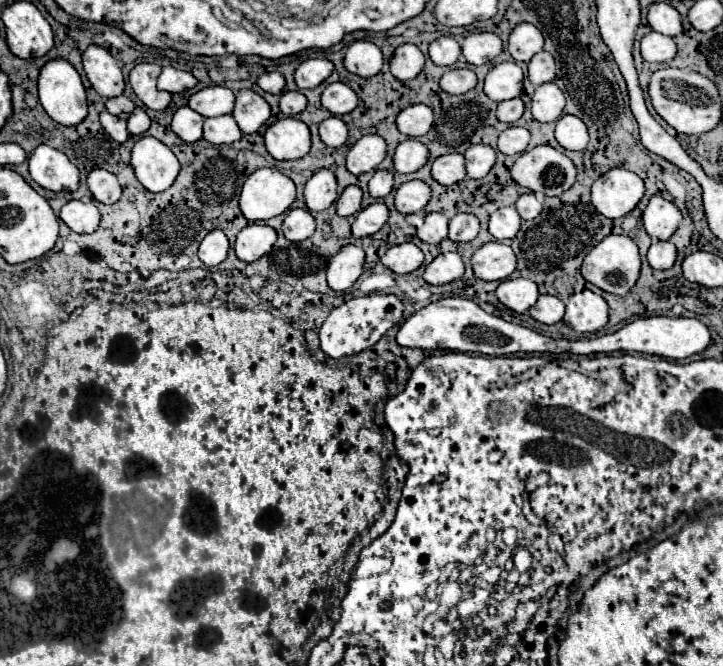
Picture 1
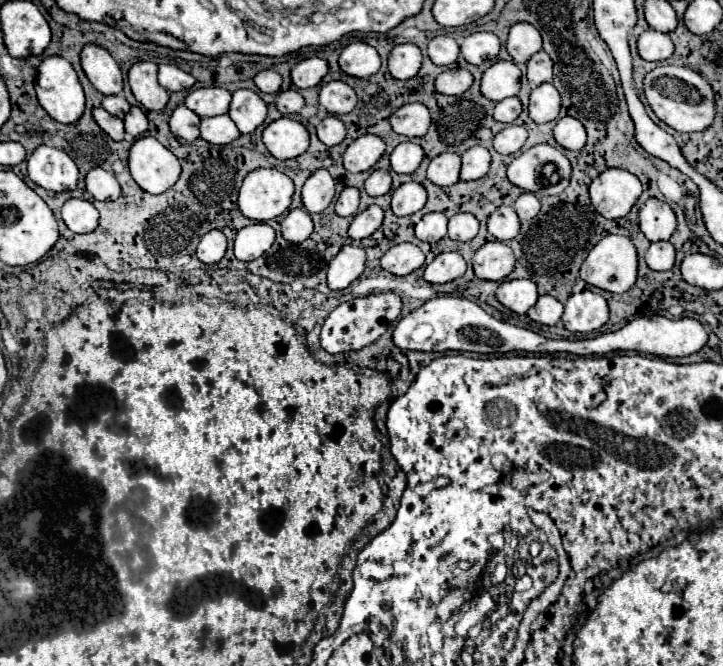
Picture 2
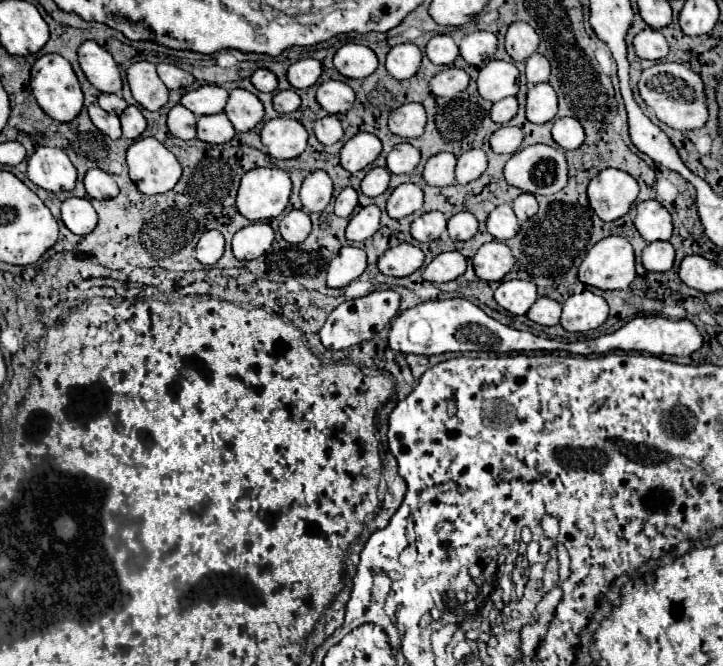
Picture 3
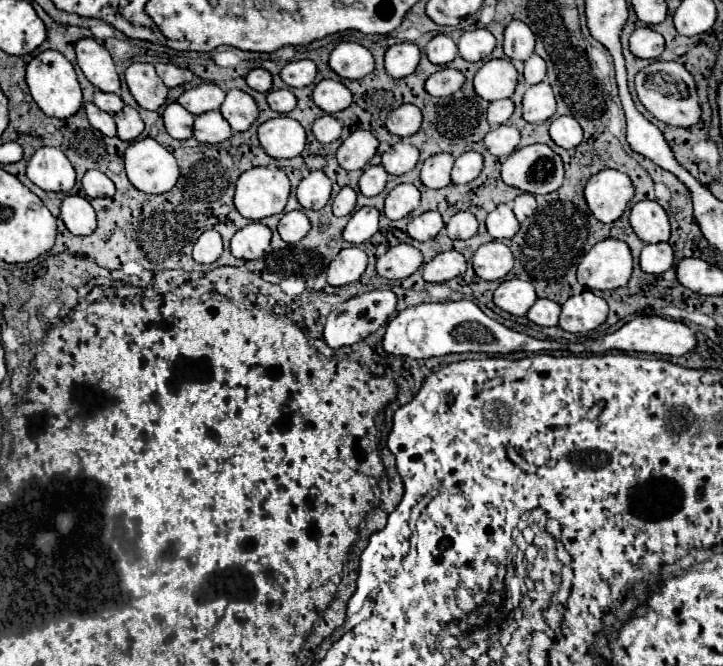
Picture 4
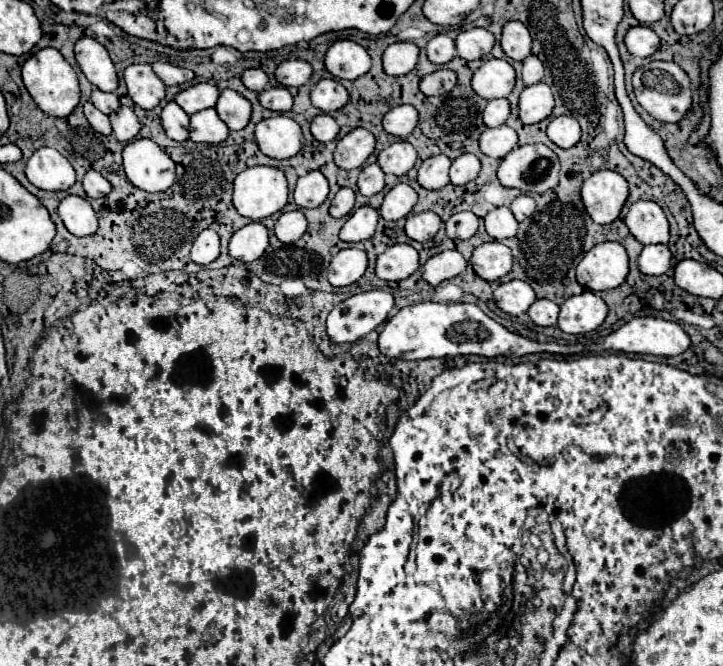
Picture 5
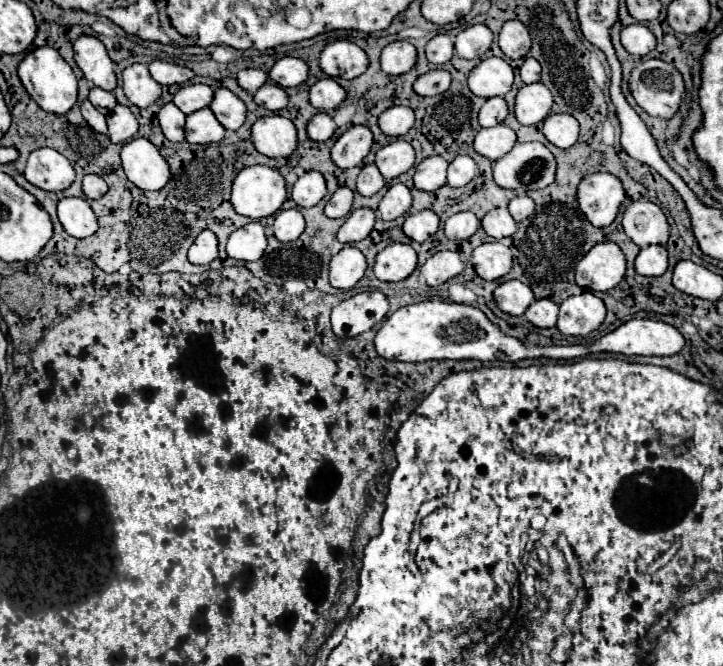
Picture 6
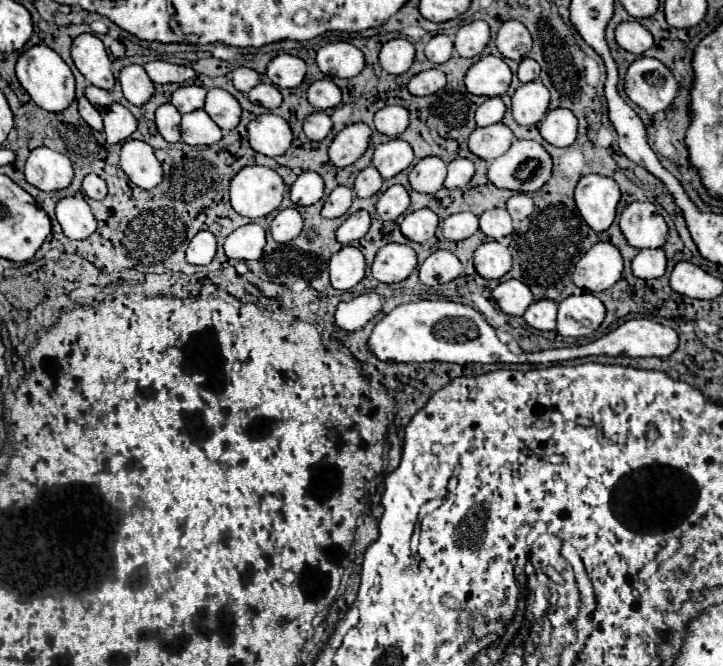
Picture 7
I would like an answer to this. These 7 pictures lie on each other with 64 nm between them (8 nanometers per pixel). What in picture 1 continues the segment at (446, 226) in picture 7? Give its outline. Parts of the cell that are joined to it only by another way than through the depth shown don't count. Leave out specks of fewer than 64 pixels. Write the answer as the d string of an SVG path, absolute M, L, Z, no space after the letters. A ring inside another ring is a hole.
M456 214L450 218L450 234L448 238L452 242L470 242L478 236L480 222L472 214Z

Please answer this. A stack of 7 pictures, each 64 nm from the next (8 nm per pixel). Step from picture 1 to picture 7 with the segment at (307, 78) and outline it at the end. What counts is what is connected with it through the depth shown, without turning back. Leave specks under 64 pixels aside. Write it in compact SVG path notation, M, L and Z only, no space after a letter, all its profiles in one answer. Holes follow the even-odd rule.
M278 54L274 60L270 60L266 76L278 88L296 88L306 76L306 64L296 56Z

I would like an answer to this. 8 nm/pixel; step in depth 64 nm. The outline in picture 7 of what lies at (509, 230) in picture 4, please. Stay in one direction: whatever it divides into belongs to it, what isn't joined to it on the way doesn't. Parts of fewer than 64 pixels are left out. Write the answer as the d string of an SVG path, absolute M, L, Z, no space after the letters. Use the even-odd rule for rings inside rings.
M494 208L494 210L488 210L480 216L480 230L488 236L488 238L504 238L508 234L514 232L514 226L512 226L512 218L508 214L506 208Z

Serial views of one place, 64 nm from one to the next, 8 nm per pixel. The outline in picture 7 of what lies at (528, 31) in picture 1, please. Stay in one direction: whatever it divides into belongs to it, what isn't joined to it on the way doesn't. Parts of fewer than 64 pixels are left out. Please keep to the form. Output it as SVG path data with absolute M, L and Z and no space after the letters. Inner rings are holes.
M508 20L502 24L496 36L496 46L504 58L520 62L532 48L532 36L524 24L518 20Z

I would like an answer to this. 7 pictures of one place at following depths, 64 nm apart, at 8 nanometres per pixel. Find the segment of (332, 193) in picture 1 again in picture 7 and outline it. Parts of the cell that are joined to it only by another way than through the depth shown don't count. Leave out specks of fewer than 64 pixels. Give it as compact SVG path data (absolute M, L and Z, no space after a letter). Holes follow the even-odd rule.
M302 172L290 188L290 198L298 206L312 206L324 196L324 180L316 172Z

